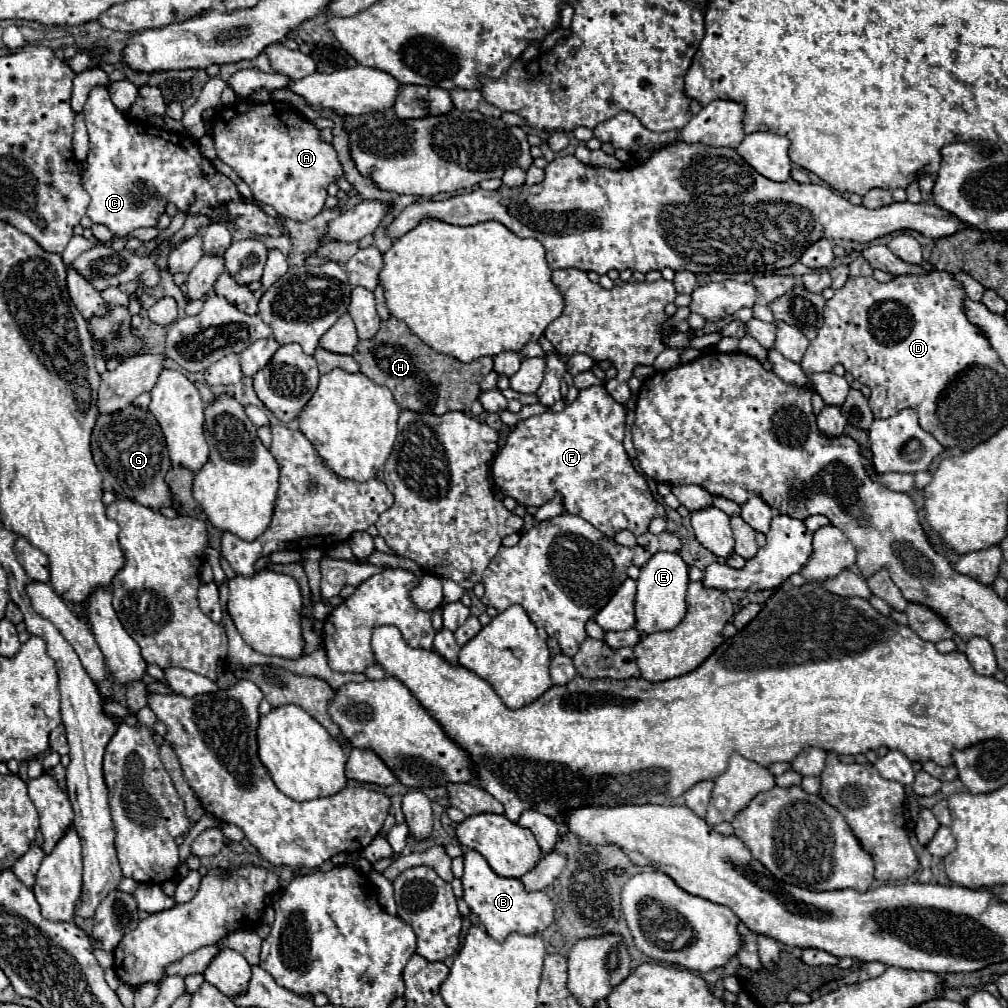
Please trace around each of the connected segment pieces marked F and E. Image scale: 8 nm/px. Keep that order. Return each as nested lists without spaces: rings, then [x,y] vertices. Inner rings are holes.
[[[590,386],[580,390],[578,398],[568,404],[562,412],[542,412],[530,416],[514,426],[504,448],[492,462],[494,484],[502,490],[504,496],[514,498],[520,506],[548,504],[556,494],[564,500],[564,510],[574,516],[582,516],[586,522],[594,524],[602,534],[614,538],[620,530],[630,530],[634,536],[640,536],[648,530],[648,524],[654,516],[664,518],[664,506],[660,506],[644,476],[638,474],[624,452],[624,426],[626,426],[626,408],[618,404],[604,386]]]
[[[674,552],[654,554],[640,572],[636,592],[636,630],[642,636],[654,632],[674,630],[686,616],[686,588],[688,588],[688,564]]]

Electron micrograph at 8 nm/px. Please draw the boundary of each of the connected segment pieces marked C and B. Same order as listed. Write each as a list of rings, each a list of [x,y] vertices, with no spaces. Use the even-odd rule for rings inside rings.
[[[104,86],[92,88],[82,112],[92,146],[86,160],[86,170],[82,174],[82,186],[92,198],[88,216],[94,224],[108,226],[114,236],[128,236],[138,228],[156,226],[164,206],[176,198],[174,192],[184,192],[184,206],[190,214],[234,214],[234,224],[262,236],[266,236],[276,224],[276,218],[266,216],[258,206],[244,204],[236,184],[224,174],[216,172],[208,158],[202,158],[194,138],[160,128],[138,128],[110,102]],[[202,176],[206,176],[206,208],[192,208],[200,192],[198,186]]]
[[[468,850],[464,854],[464,902],[470,906],[470,910],[478,916],[478,920],[484,924],[486,932],[502,942],[508,934],[540,934],[544,932],[552,920],[554,920],[554,902],[546,896],[546,892],[526,892],[522,882],[518,878],[502,878],[498,876],[482,854],[476,850]]]

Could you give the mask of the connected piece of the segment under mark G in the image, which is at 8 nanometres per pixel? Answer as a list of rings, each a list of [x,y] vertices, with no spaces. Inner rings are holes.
[[[128,406],[116,414],[102,414],[92,432],[94,462],[104,476],[104,490],[112,490],[120,500],[132,500],[142,506],[160,508],[172,502],[164,476],[170,470],[170,458],[164,434],[148,410]]]

